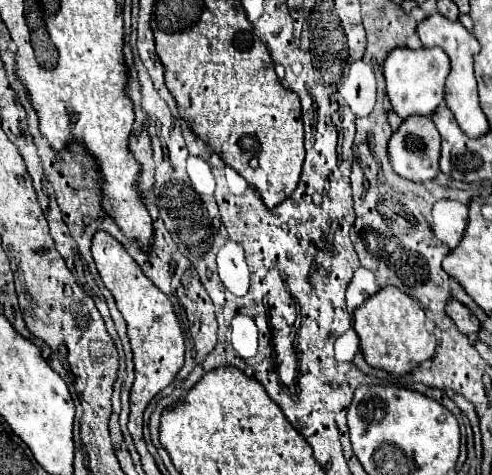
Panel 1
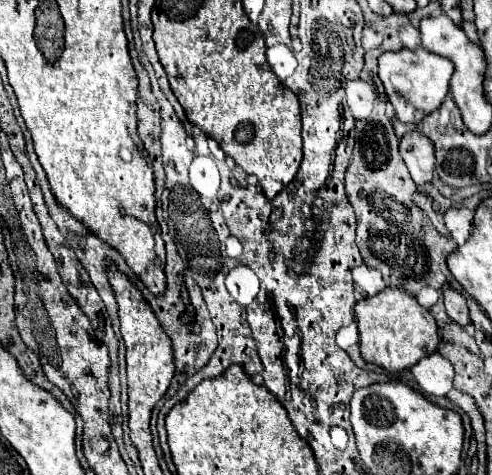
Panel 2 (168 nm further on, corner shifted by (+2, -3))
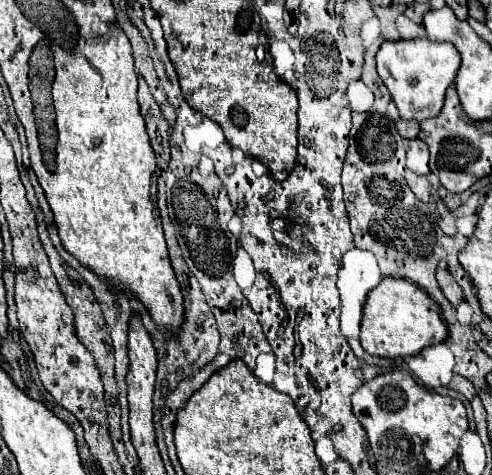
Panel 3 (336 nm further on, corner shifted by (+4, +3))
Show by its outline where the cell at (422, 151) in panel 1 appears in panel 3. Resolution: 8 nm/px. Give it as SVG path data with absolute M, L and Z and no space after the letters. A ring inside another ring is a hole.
M412 139L410 149L408 149L408 167L416 175L428 175L428 149L422 145L422 139Z

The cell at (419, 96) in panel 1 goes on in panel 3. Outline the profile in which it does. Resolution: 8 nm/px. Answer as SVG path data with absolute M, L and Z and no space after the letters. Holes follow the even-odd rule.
M428 37L420 39L398 39L384 41L378 51L378 75L388 87L402 119L424 121L436 117L444 105L444 91L452 85L460 57L454 45L430 41Z

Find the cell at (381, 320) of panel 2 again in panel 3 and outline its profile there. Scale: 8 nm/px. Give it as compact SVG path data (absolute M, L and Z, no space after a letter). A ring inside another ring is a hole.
M382 279L378 287L368 293L360 329L360 341L366 353L378 357L408 357L418 355L424 347L442 343L448 329L440 315L440 305L418 285L404 279Z

